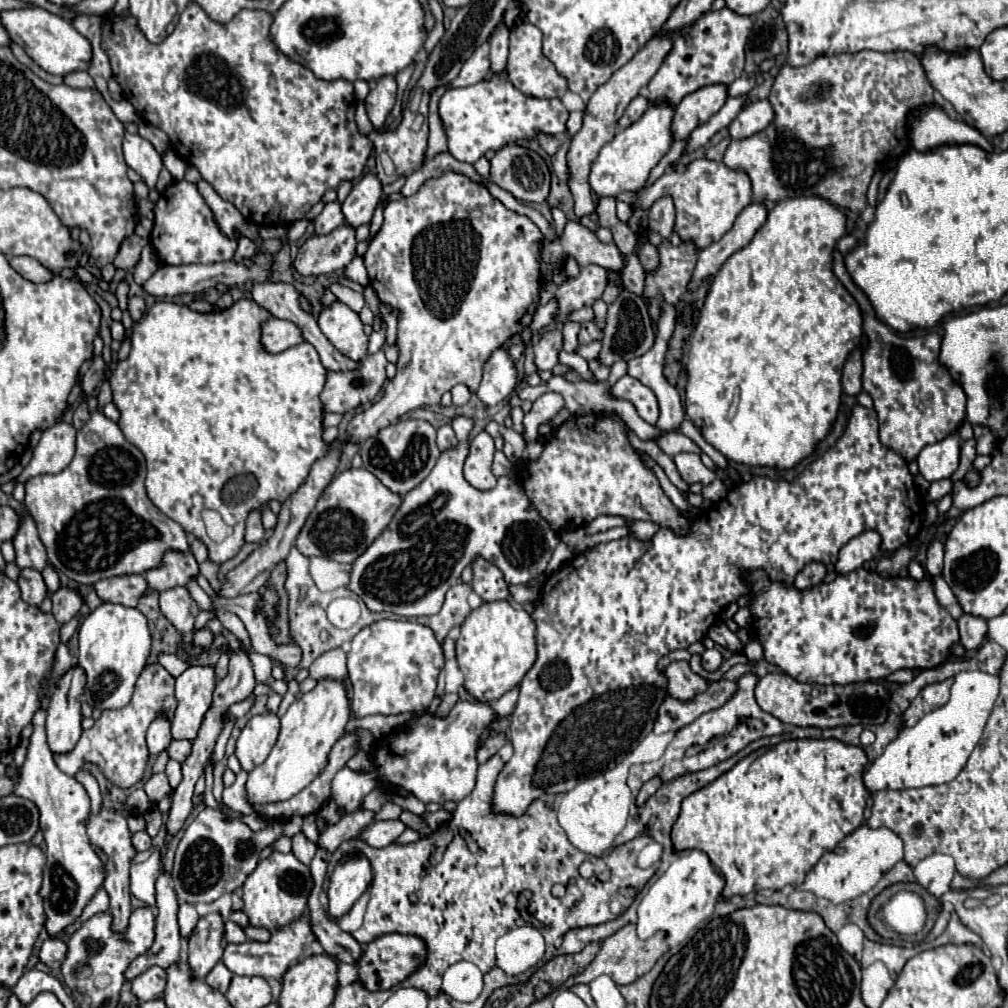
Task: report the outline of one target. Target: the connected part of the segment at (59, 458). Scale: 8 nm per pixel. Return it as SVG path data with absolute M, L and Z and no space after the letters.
M64 420L44 430L38 446L34 448L30 464L16 478L16 482L23 483L32 476L40 474L62 472L74 458L74 442L76 442L76 430L72 424Z

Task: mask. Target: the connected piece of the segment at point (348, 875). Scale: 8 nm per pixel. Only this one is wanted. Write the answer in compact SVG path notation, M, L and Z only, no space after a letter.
M350 856L336 864L332 876L330 876L330 888L328 888L328 900L330 906L326 914L332 920L340 920L352 904L368 890L372 882L372 868L366 856Z

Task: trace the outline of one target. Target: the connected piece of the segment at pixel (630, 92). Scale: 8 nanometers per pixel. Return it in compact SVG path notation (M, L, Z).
M662 34L662 36L654 36L652 40L648 40L634 54L634 58L628 64L624 64L618 72L614 72L614 76L606 84L602 84L602 88L598 88L594 92L594 96L588 100L586 110L584 110L582 128L570 138L570 150L566 154L566 158L568 158L568 172L570 172L568 186L570 186L570 192L574 196L574 212L576 212L578 218L592 214L594 208L596 208L594 198L592 198L592 190L590 190L590 184L588 184L588 174L590 174L592 162L596 160L600 148L604 144L608 144L616 136L618 120L620 120L622 112L626 110L626 106L630 104L630 100L636 98L638 96L638 90L652 80L654 72L658 72L662 60L666 58L666 54L672 48L672 38L674 36L664 36Z

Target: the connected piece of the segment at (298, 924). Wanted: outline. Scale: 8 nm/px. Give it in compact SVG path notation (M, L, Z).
M306 914L300 920L280 928L278 932L274 932L270 942L266 942L266 944L252 942L252 940L246 940L244 944L224 944L222 962L226 964L226 968L232 974L240 974L240 976L254 976L254 974L258 974L258 976L274 978L274 980L282 982L282 976L286 974L286 968L292 966L294 962L298 962L300 958L304 958L306 954L310 954L314 942L316 942L316 936L312 932L310 918Z

